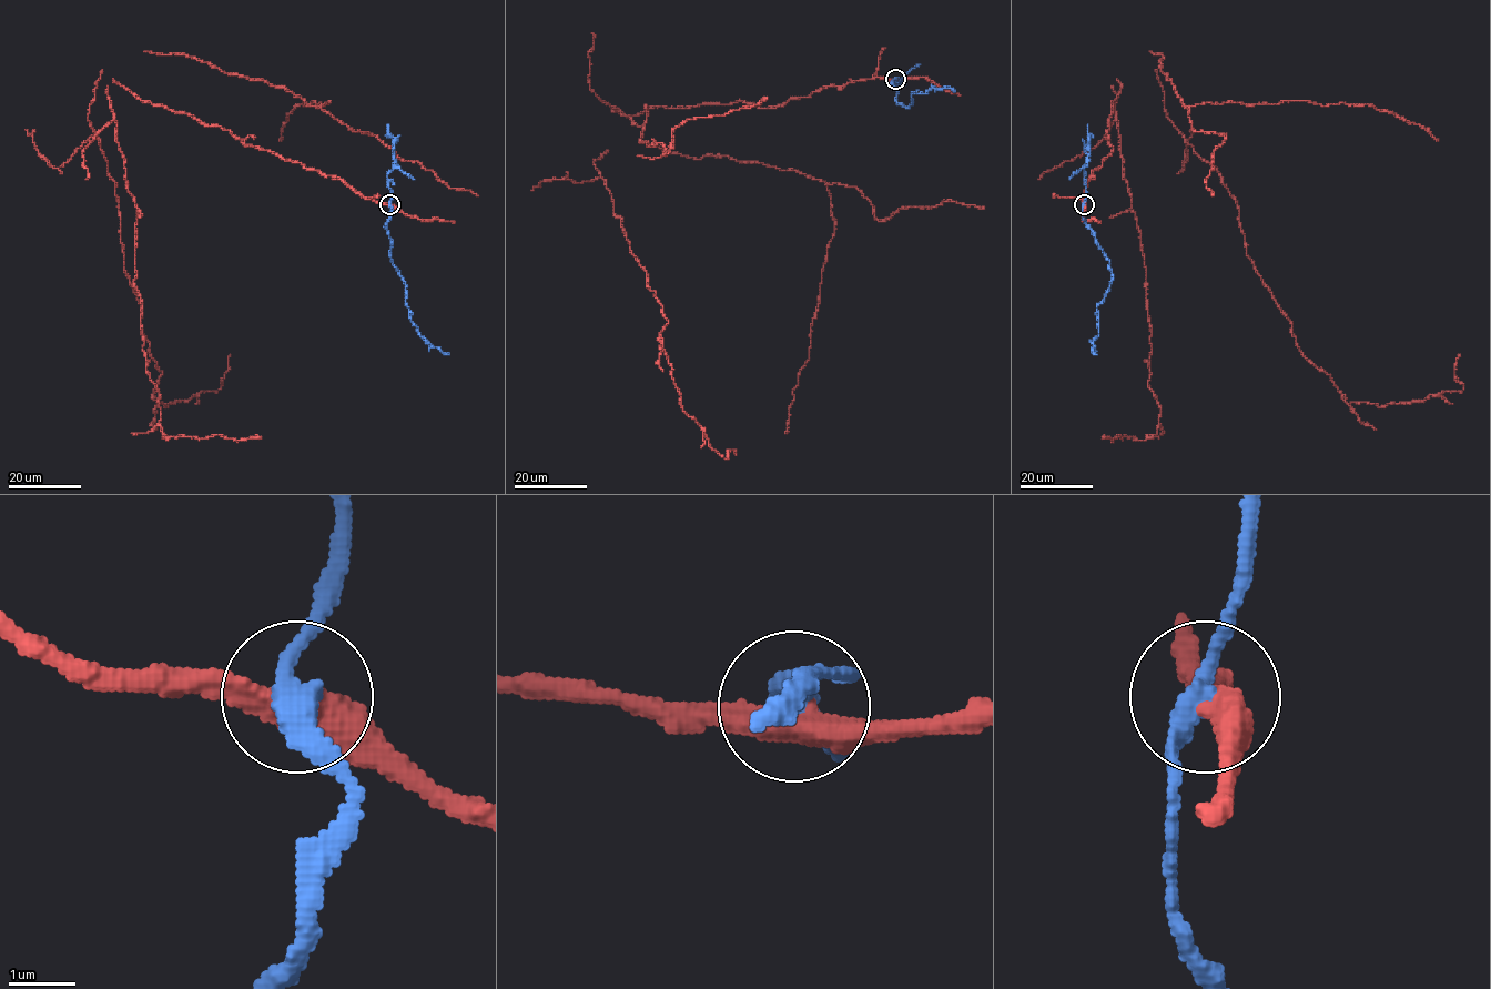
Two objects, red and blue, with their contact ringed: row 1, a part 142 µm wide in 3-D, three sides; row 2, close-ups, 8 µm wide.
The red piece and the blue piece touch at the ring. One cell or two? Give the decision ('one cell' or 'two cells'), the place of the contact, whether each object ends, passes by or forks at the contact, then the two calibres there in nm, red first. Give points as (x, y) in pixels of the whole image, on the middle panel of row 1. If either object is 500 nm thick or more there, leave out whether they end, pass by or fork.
two cells; at (895, 79); red passes by; blue passes by; 460 nm thick on the red side, 360 nm on the other

